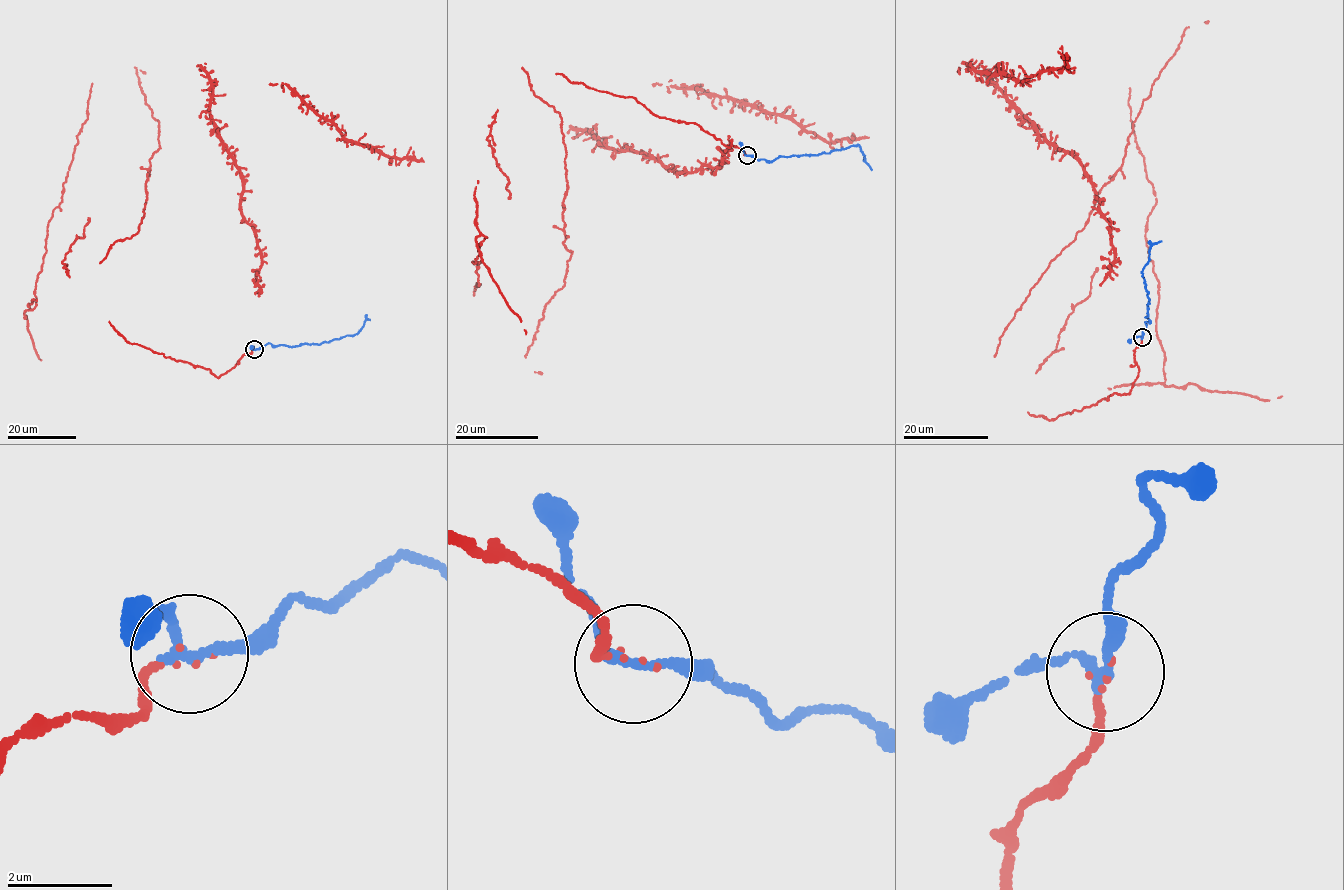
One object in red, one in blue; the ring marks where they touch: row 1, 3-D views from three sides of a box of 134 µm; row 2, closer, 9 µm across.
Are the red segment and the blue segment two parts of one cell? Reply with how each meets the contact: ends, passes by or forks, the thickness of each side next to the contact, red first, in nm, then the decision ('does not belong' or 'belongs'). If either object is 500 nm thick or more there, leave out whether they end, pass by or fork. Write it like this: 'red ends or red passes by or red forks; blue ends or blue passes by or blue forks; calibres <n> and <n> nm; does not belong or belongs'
red ends; blue passes by; calibres 70 and 170 nm; belongs

